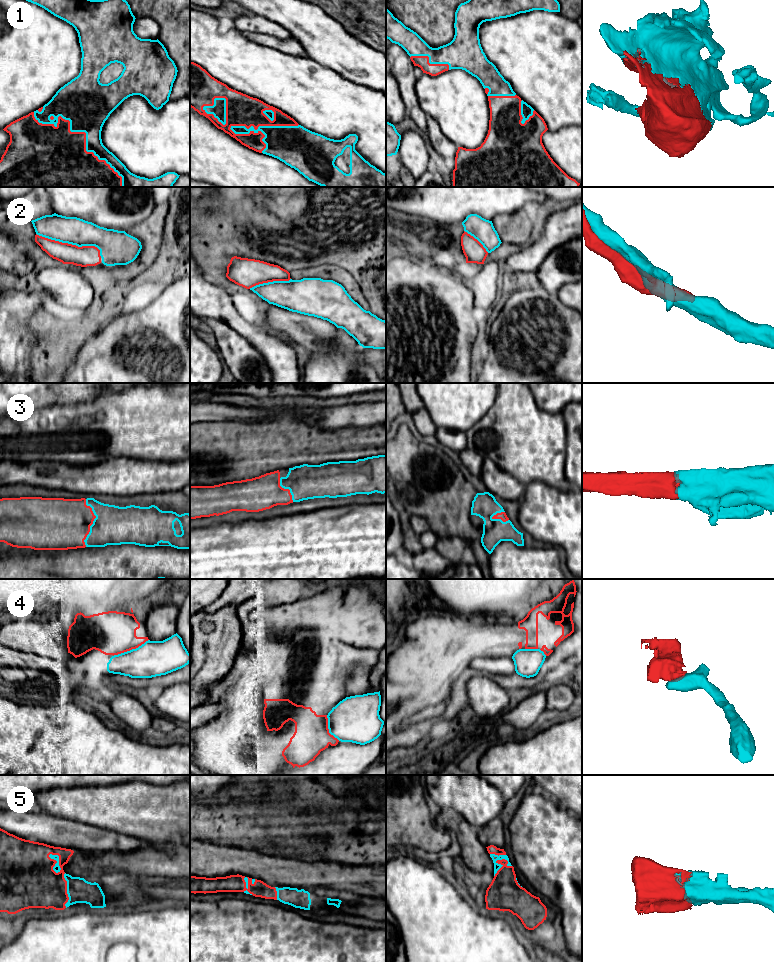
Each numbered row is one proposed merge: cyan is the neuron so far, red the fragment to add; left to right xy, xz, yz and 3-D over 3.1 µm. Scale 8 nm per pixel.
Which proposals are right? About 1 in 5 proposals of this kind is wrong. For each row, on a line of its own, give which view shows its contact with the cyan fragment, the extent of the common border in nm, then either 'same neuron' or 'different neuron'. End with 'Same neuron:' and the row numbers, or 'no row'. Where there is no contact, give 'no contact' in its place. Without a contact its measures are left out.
1: contact in xy; length 950 nm; same neuron
2: contact in xy; length 550 nm; same neuron
3: contact in xy; length 380 nm; same neuron
4: contact in xy; length 320 nm; different neuron
5: contact in xy; length 180 nm; same neuron
Same neuron: 1, 2, 3, 5

